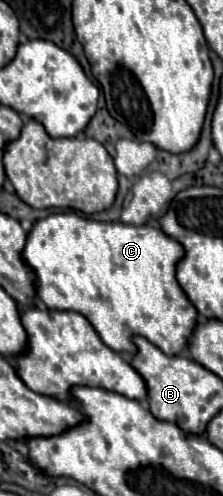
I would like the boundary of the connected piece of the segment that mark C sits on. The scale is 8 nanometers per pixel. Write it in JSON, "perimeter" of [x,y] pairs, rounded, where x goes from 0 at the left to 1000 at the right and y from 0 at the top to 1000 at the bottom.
{"perimeter":[[[309,425],[309,429],[247,429],[247,433],[220,433],[197,442],[175,442],[148,450],[148,462],[130,466],[130,490],[112,490],[112,502],[103,502],[103,526],[112,534],[130,534],[130,542],[157,550],[157,595],[184,611],[202,611],[220,623],[265,623],[265,627],[345,627],[363,631],[417,659],[426,667],[444,671],[453,688],[498,700],[507,708],[525,712],[605,712],[605,696],[587,692],[587,679],[596,675],[641,675],[650,683],[668,683],[695,700],[713,700],[731,712],[749,716],[794,716],[812,712],[812,704],[839,696],[839,683],[848,675],[865,671],[865,659],[883,651],[883,623],[857,615],[857,607],[839,603],[839,595],[821,591],[821,583],[803,579],[794,563],[785,563],[785,534],[794,526],[821,518],[821,498],[749,478],[722,462],[686,462],[668,454],[570,454],[570,450],[543,450],[543,446],[507,446],[507,450],[471,450],[471,446],[426,446],[399,438],[368,438]]]}

